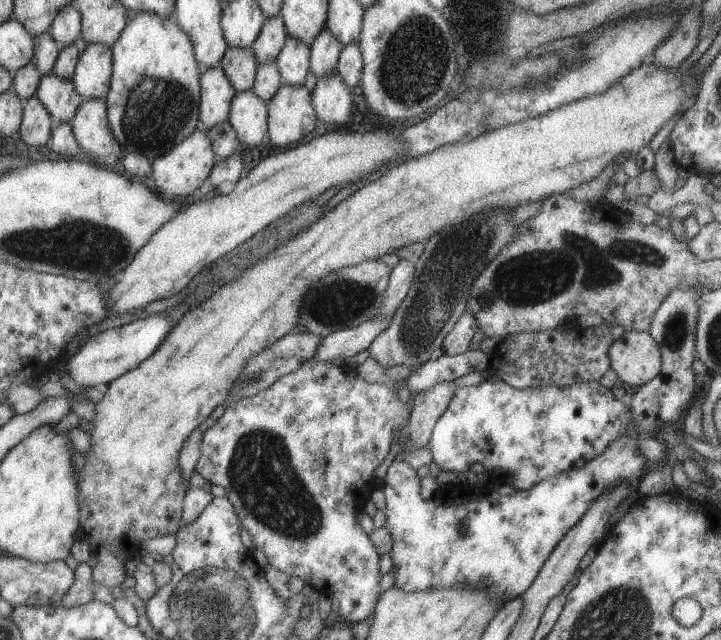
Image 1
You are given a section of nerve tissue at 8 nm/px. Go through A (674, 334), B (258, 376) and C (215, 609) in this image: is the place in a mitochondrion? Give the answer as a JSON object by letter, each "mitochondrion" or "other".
{"A":"mitochondrion","B":"mitochondrion","C":"mitochondrion"}

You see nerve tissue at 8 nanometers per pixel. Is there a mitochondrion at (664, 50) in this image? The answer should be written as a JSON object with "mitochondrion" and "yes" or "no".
{"mitochondrion":"no"}

